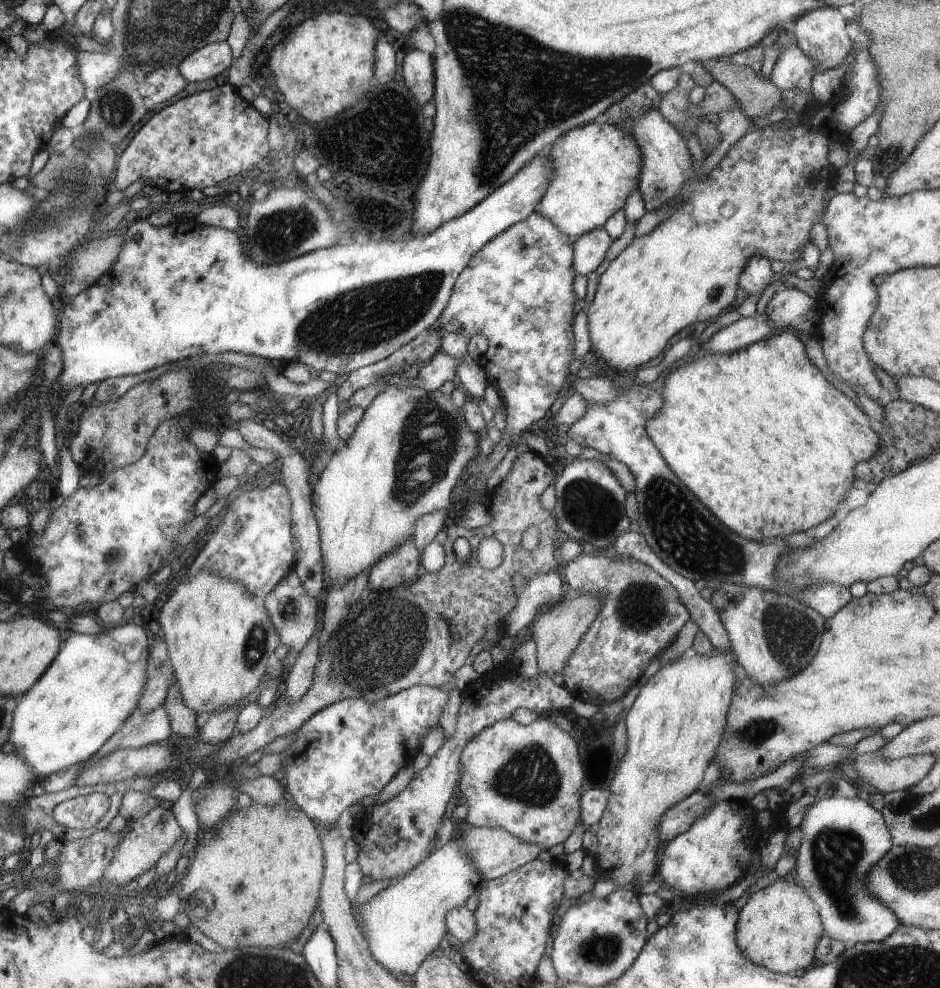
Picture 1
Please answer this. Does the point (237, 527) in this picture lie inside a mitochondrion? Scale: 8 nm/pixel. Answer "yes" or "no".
yes

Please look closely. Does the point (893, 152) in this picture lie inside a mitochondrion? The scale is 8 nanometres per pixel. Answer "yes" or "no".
yes

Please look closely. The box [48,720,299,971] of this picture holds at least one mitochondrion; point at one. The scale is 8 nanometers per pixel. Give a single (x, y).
(217, 803)

